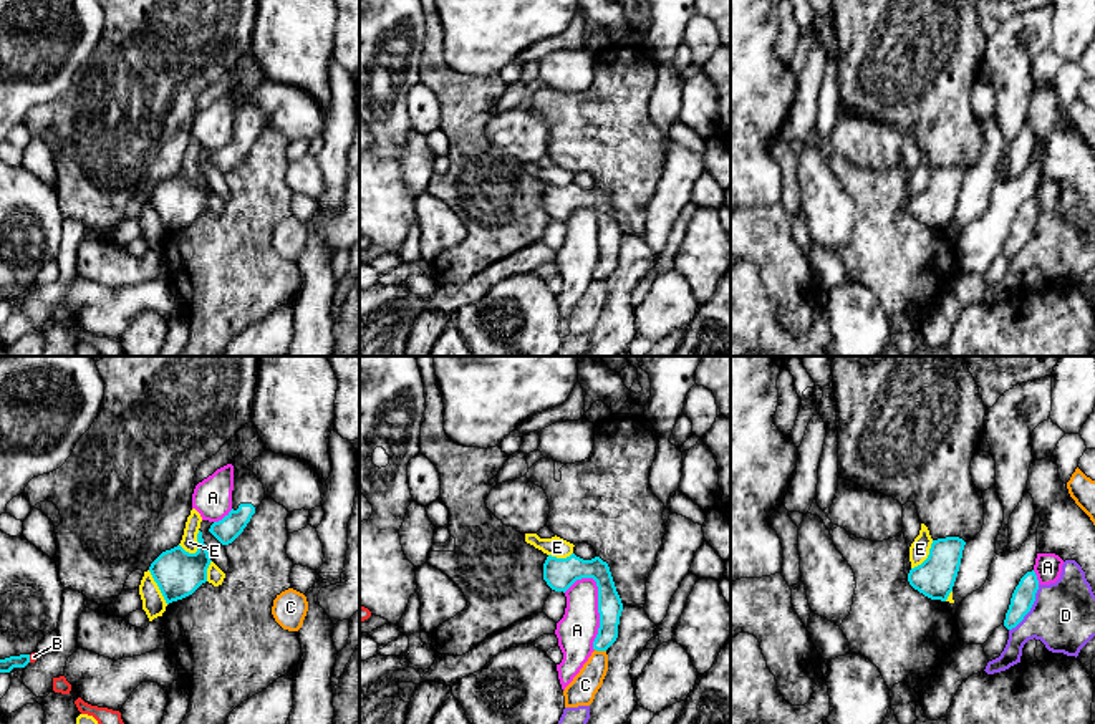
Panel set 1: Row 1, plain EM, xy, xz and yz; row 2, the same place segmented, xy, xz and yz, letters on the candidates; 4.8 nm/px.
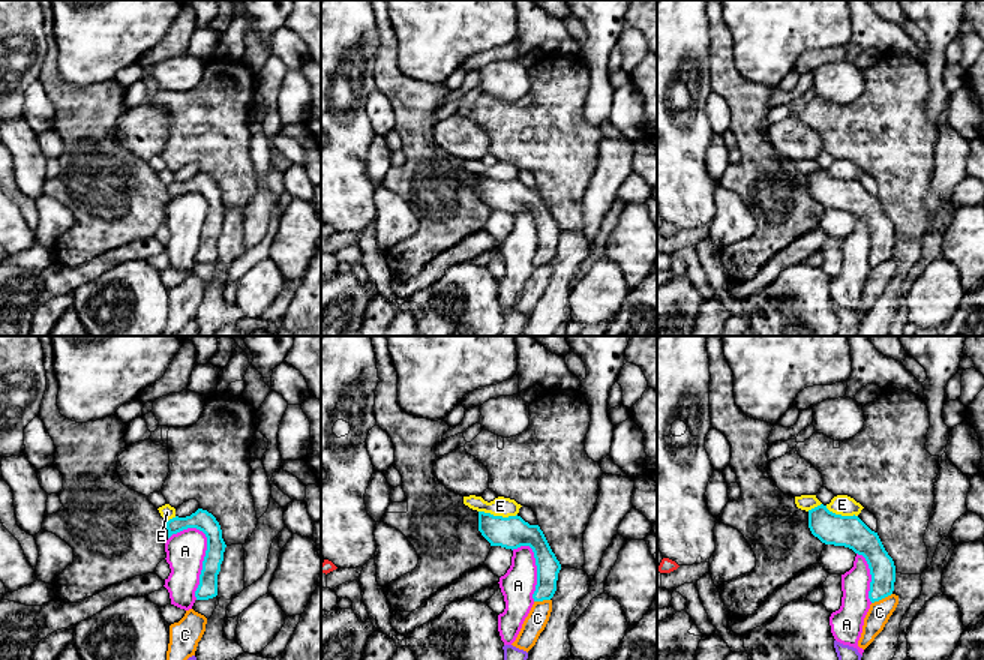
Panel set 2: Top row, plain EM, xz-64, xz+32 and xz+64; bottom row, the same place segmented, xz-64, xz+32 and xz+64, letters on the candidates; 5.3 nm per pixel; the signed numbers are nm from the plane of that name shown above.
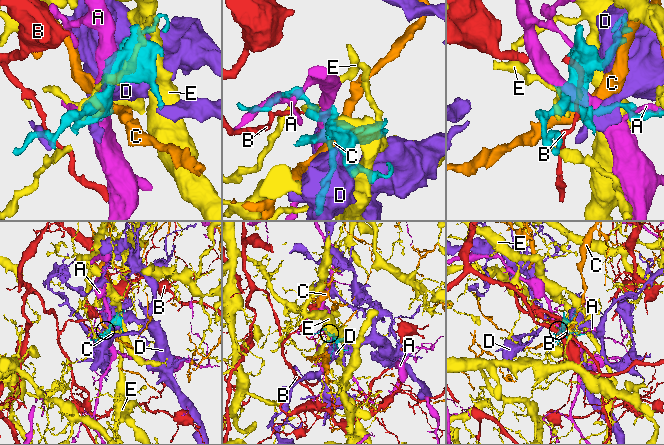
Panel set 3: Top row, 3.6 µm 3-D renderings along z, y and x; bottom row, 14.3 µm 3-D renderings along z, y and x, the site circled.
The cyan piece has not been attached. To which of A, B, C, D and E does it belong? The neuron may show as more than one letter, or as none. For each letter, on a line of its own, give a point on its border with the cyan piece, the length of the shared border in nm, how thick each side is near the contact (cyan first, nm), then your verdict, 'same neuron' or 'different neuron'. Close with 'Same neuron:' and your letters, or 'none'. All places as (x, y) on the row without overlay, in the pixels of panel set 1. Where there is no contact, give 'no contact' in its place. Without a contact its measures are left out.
A: contact xz (598, 239); length 360 nm; calibres 150 and 190 nm; different neuron
B: contact xy (28, 287); length 40 nm; calibres 70 and 40 nm; different neuron
C: contact xz (600, 279); length 60 nm; calibres 120 and 140 nm; different neuron
D: contact yz (1031, 236); length 260 nm; calibres 110 and 320 nm; different neuron
E: contact xy (199, 174); length 130 nm; calibres 220 and 80 nm; different neuron
Same neuron: none

